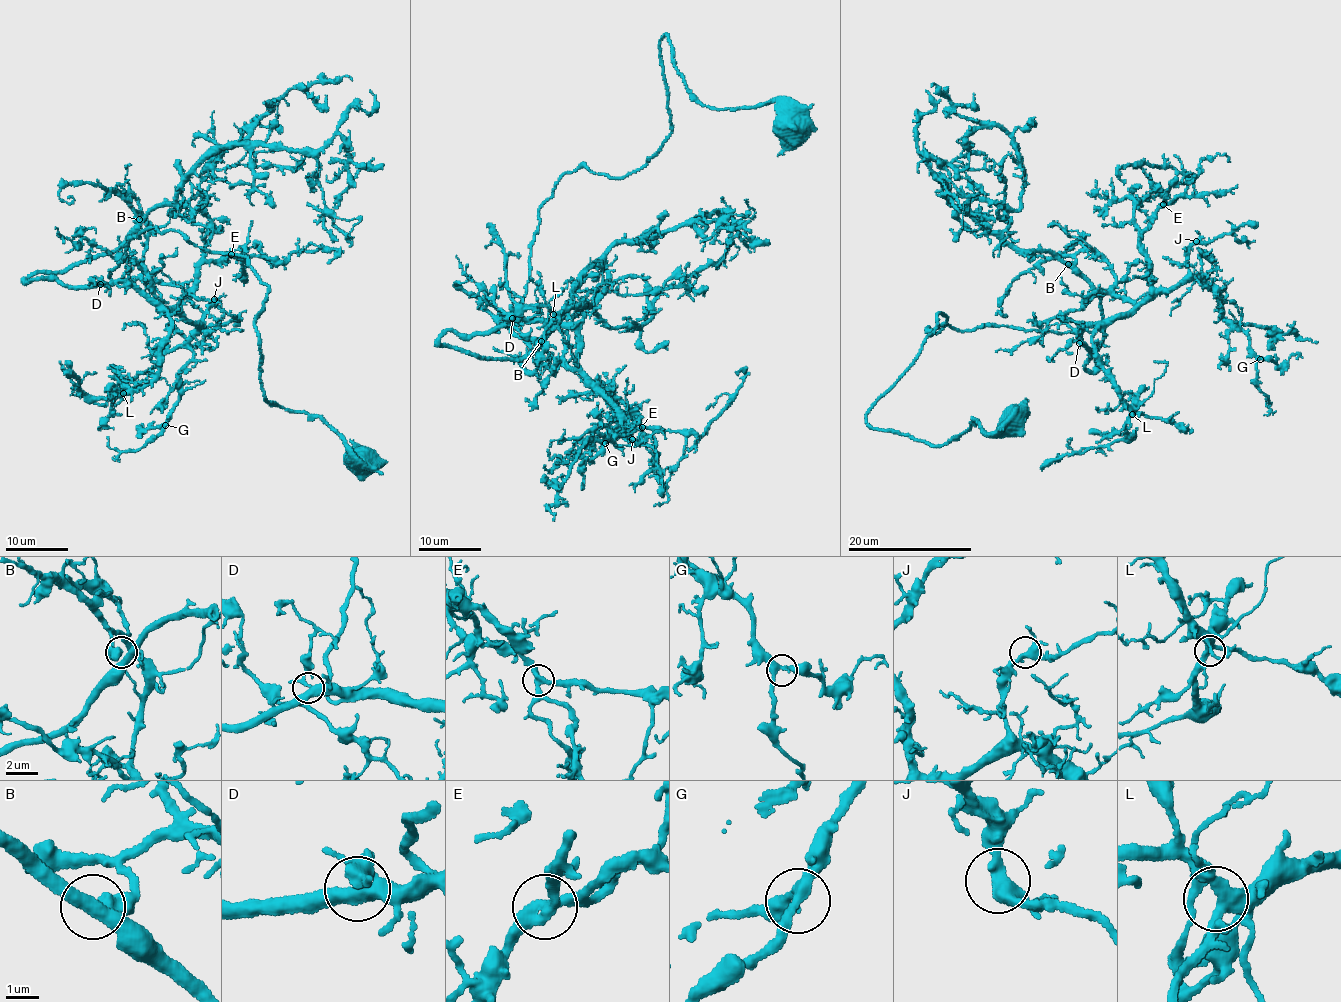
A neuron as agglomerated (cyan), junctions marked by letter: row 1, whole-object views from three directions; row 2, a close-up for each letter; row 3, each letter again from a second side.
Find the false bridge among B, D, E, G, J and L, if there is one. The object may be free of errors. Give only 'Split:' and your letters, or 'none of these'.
Split: none of these

